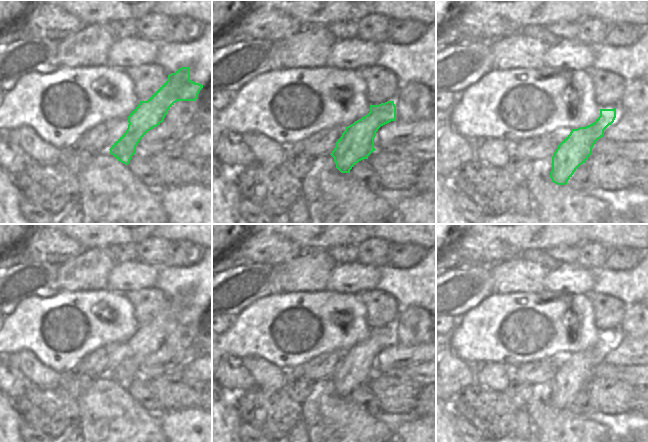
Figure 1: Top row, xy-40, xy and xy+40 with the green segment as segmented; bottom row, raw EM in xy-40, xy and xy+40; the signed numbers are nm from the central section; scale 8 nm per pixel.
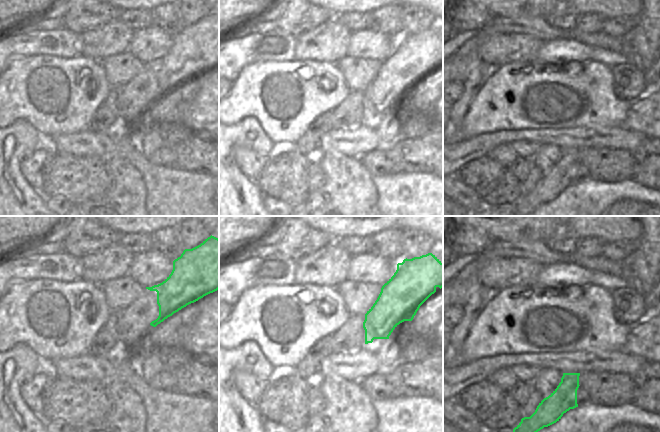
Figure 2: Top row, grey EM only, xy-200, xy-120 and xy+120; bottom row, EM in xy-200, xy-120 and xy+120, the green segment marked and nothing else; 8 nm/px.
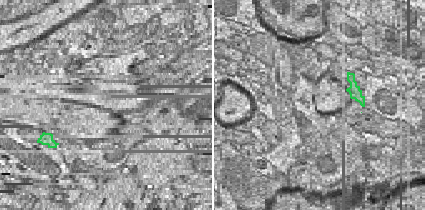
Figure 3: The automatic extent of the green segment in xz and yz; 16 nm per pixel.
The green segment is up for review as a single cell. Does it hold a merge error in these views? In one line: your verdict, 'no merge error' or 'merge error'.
no merge error

